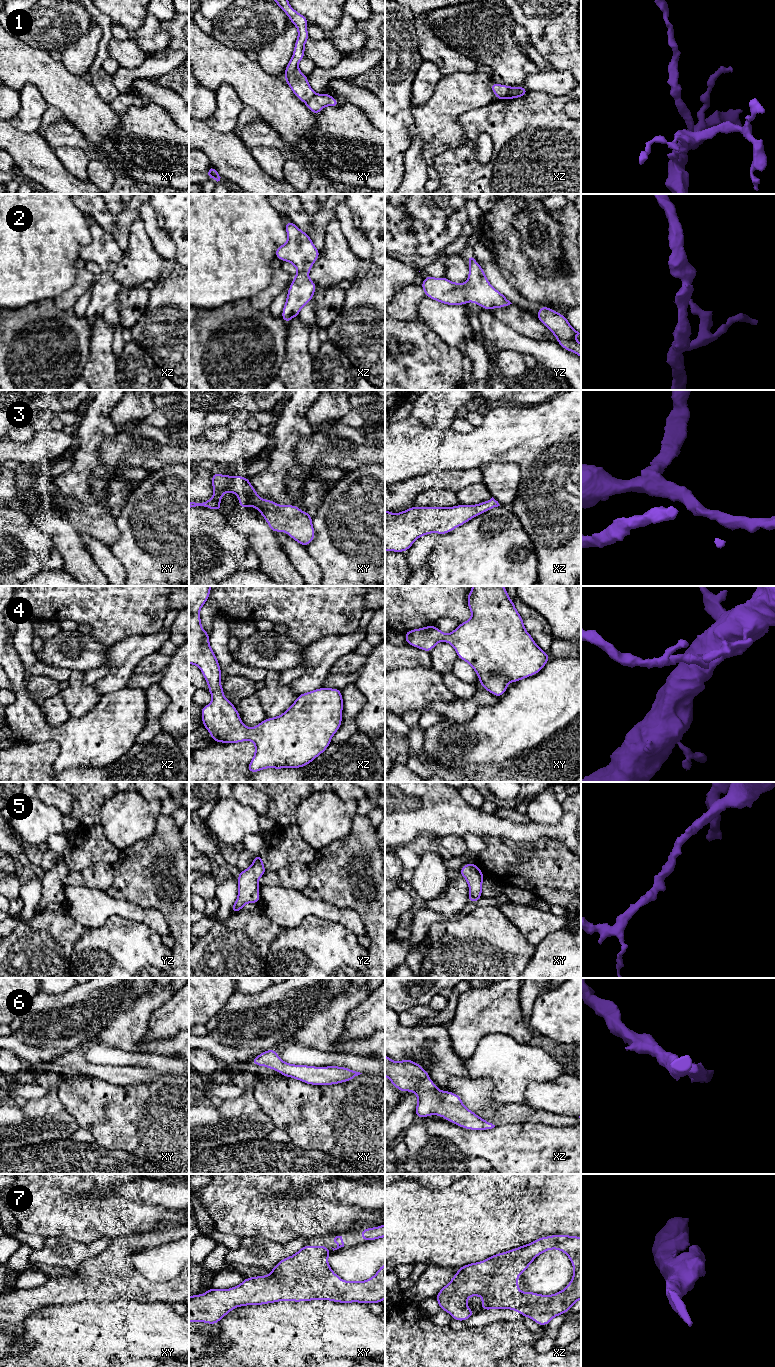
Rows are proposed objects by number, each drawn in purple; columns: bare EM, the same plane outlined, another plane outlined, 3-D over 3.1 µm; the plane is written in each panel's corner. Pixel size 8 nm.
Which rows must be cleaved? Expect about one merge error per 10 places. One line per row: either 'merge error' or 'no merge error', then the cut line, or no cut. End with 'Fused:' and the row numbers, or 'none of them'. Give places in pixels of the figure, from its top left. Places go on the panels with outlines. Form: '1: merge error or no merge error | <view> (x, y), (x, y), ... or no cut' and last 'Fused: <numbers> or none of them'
1: merge error | xz (511, 87), (504, 98)
2: no merge error | no cut
3: no merge error | no cut
4: no merge error | no cut
5: no merge error | no cut
6: no merge error | no cut
7: no merge error | no cut
Fused: 1

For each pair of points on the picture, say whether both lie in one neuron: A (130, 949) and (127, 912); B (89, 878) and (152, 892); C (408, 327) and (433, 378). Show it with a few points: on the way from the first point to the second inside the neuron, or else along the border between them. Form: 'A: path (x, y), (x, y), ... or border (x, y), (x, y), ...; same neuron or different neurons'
A: border (105, 921), (119, 915), (150, 929); different neurons
B: border (112, 865), (113, 882), (105, 891); different neurons
C: path (421, 340), (430, 351), (432, 365); same neuron

